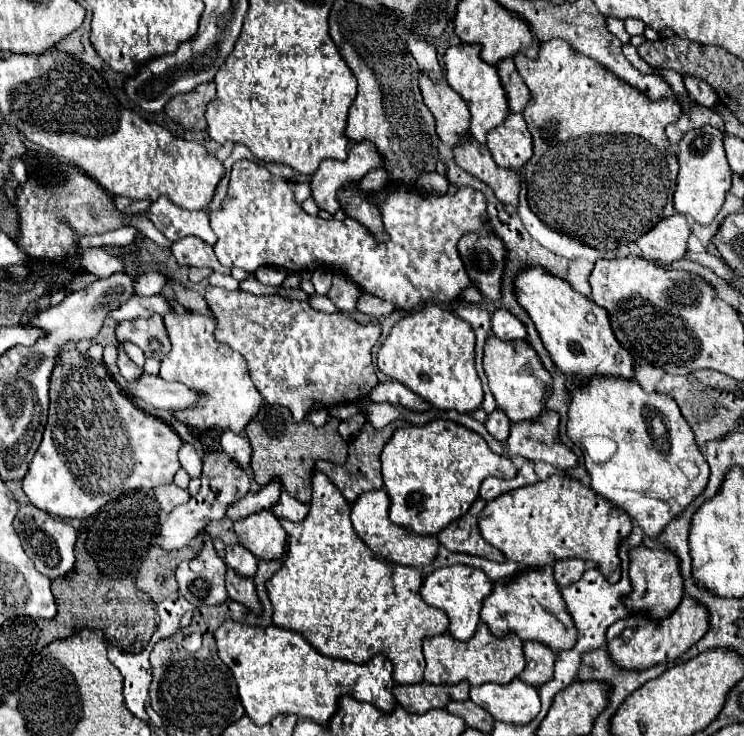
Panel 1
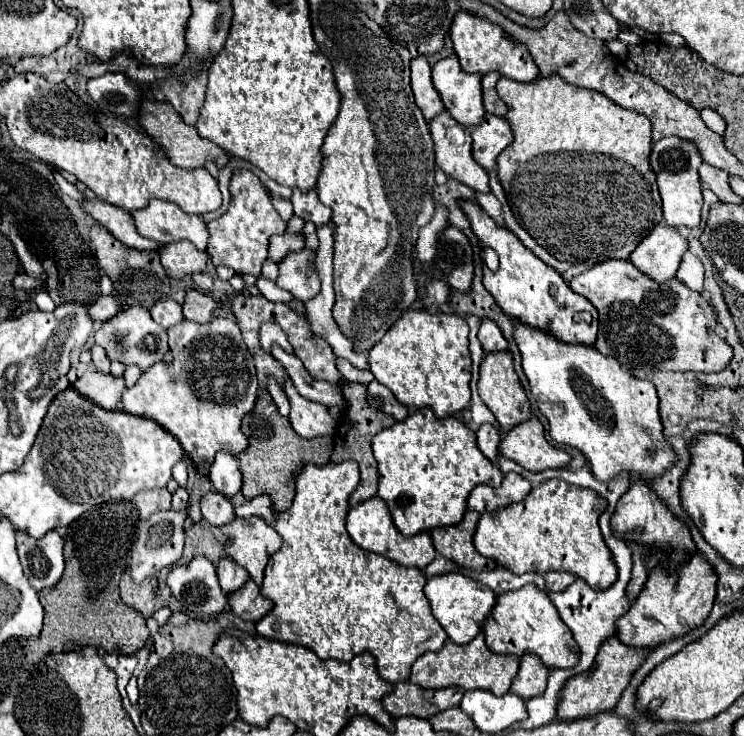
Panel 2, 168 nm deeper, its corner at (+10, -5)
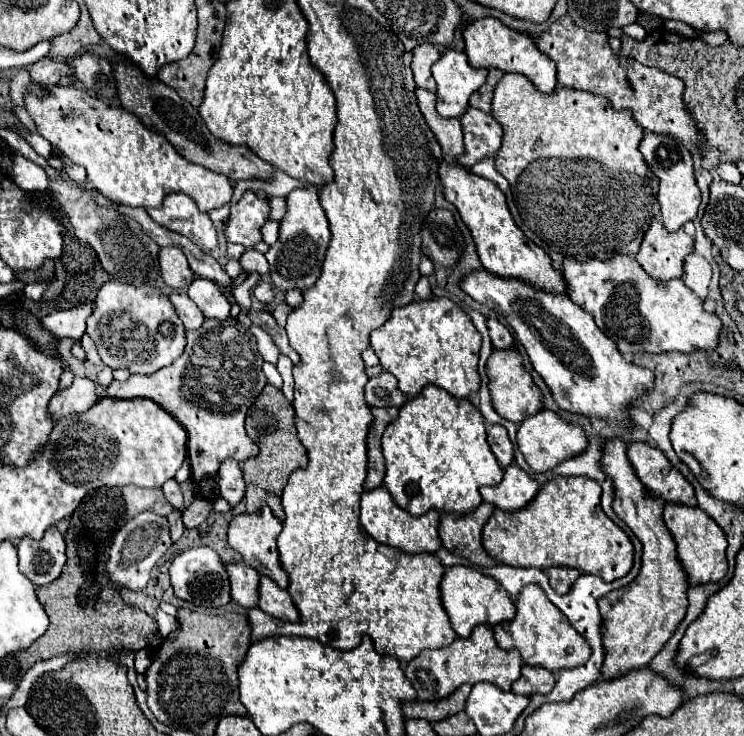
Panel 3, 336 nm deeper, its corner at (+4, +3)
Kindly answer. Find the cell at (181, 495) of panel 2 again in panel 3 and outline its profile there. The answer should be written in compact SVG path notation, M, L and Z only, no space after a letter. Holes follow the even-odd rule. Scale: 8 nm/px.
M173 508L173 510L171 510L171 514L169 514L167 518L169 518L169 528L171 528L171 538L173 538L173 542L177 542L177 540L181 538L183 530L185 530L179 508Z

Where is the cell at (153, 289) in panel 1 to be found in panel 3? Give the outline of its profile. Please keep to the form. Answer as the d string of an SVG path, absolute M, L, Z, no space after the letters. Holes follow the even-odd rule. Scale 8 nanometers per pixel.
M81 304L77 308L51 312L43 318L43 326L57 338L81 338L85 334L85 322L91 316L93 304Z

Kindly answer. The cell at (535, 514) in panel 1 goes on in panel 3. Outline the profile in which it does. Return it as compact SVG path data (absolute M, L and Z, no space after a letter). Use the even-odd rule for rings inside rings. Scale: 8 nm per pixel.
M555 476L551 478L537 496L521 510L515 512L503 512L495 510L487 524L483 526L483 548L489 556L495 560L507 564L507 566L523 566L523 568L551 568L551 566L569 566L577 568L587 574L595 574L603 578L605 582L613 582L617 578L623 578L631 566L633 566L633 544L627 538L627 534L605 516L601 510L601 486L583 476Z

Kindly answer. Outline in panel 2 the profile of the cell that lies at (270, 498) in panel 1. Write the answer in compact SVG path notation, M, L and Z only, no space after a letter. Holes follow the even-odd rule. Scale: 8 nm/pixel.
M213 490L199 498L199 506L201 506L203 520L207 520L213 526L229 524L229 520L235 518L233 504L225 496L221 496L221 494L213 492Z

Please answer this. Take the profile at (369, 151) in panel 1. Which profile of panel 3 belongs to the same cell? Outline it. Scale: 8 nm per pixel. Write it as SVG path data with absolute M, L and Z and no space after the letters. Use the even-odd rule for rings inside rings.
M303 186L303 188L293 190L287 196L287 214L281 220L279 240L265 254L269 268L271 268L269 276L273 280L273 286L277 286L279 290L311 288L319 280L329 240L331 240L331 232L329 232L325 210L319 204L319 188Z

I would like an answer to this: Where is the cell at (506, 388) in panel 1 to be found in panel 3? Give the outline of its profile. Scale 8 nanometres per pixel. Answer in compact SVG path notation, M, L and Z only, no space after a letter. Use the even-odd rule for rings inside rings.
M515 348L493 350L491 358L487 360L487 376L489 376L489 390L491 390L493 408L497 410L497 414L501 418L519 424L543 408L541 392L533 384L533 378L529 376L529 372L523 368L523 358Z

